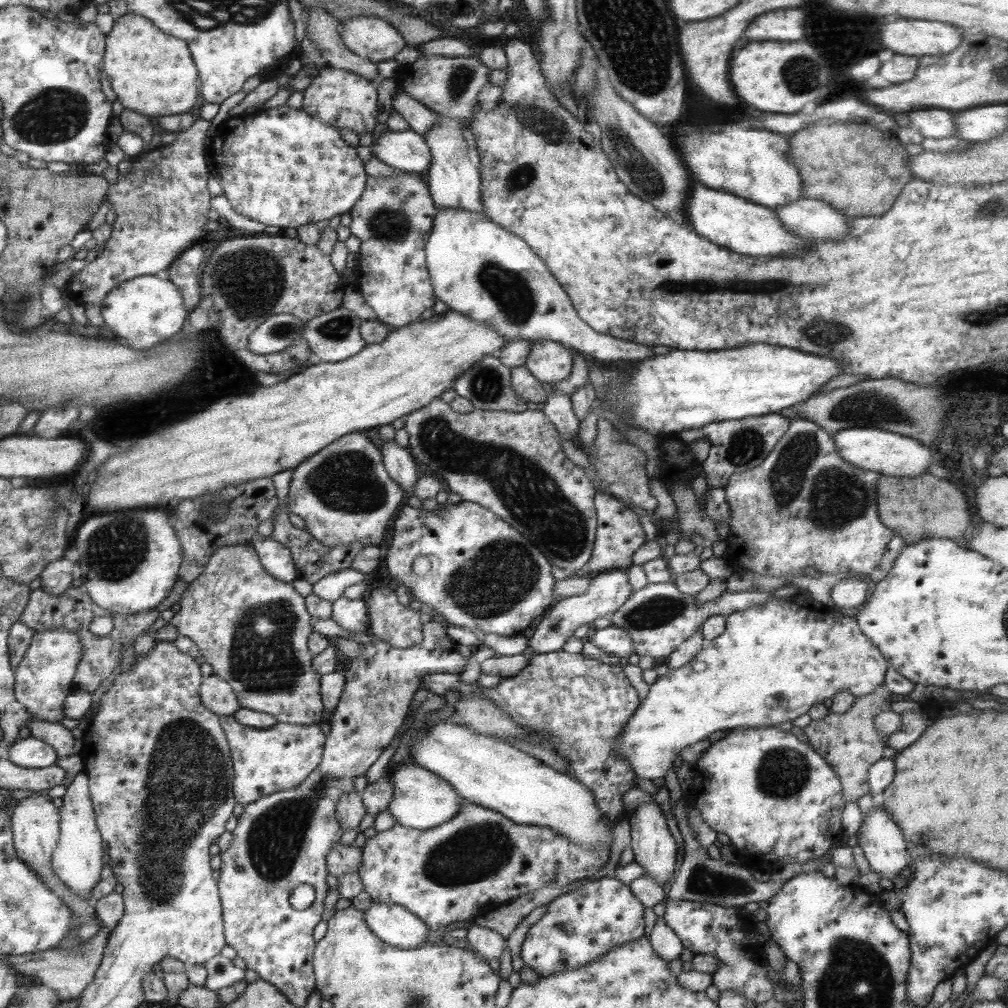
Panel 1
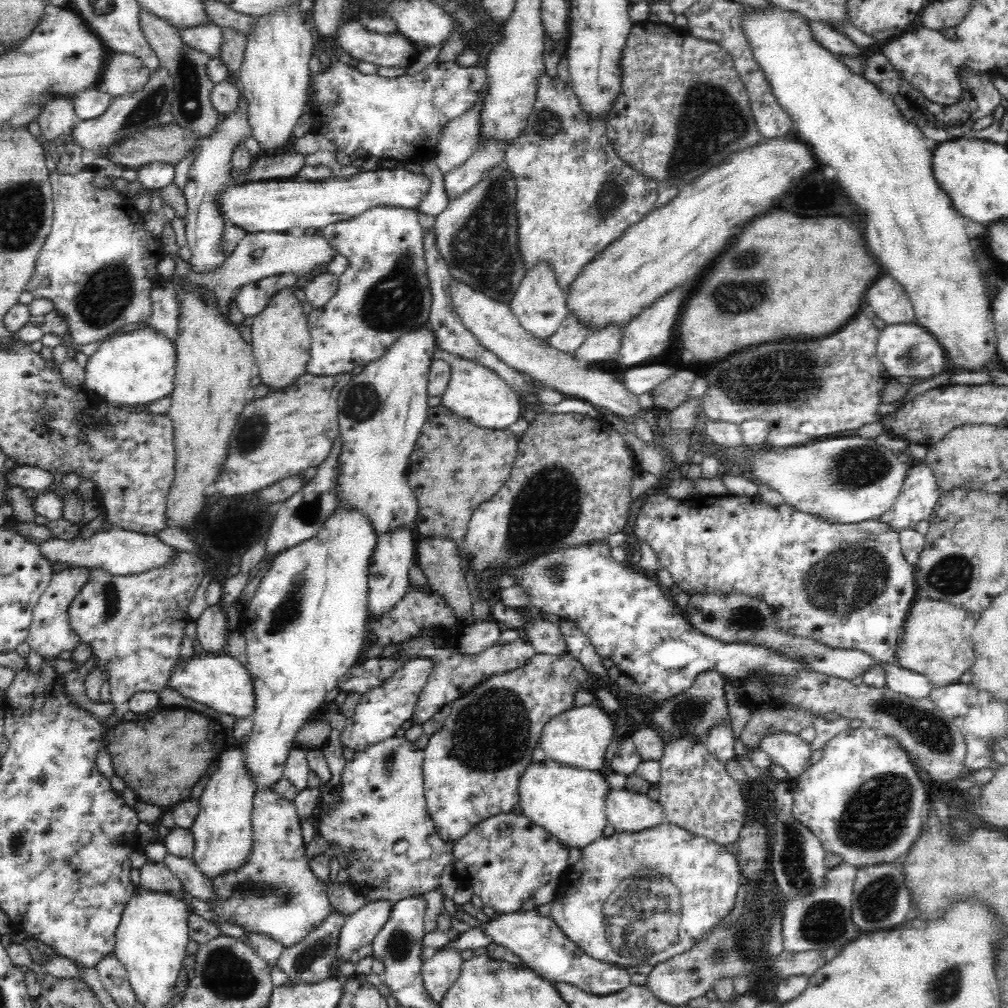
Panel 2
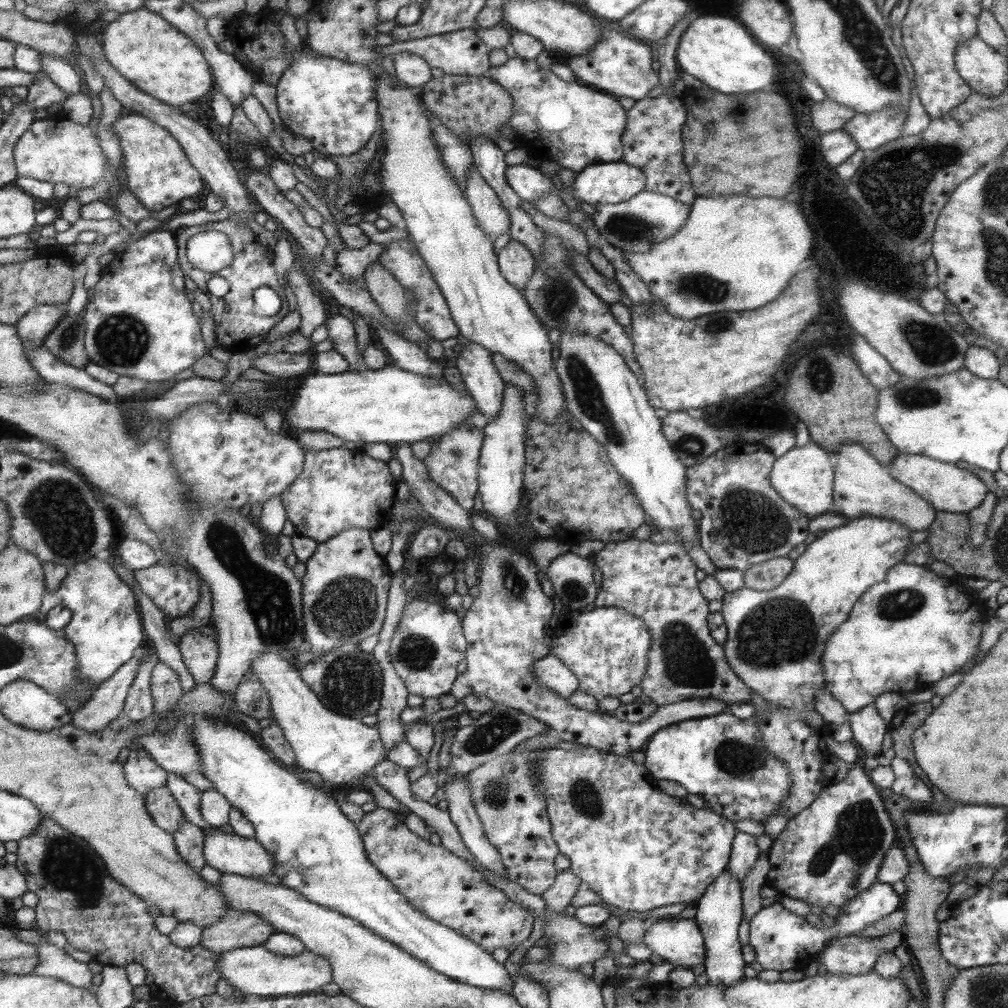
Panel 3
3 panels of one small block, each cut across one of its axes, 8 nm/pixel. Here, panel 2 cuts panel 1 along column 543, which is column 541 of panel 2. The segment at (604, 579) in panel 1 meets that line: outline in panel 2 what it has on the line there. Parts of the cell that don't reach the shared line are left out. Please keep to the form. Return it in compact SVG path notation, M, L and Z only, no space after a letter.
M516 608L524 617L525 623L520 630L521 637L530 643L538 654L562 656L568 649L559 624L550 619L538 618L531 608Z

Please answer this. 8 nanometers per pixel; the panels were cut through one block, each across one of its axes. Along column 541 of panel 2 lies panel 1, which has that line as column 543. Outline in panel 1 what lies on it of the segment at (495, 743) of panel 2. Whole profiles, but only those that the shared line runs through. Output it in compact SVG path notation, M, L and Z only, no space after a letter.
M562 649L546 654L535 654L531 657L530 664L526 669L522 669L516 676L502 679L496 687L486 688L478 682L464 683L460 681L461 673L434 673L424 676L420 682L420 688L426 687L428 692L444 696L446 692L458 692L458 694L484 694L504 710L504 714L510 714L515 722L528 730L542 730L544 737L549 737L555 744L555 748L563 753L563 758L568 764L567 774L577 782L590 788L595 795L596 804L607 816L608 823L620 823L628 818L625 811L622 795L635 788L635 771L627 760L619 758L615 754L617 741L620 738L624 726L631 720L632 714L637 712L640 700L636 690L630 686L628 678L624 676L620 664L604 664L600 660L591 658L583 652L570 653Z

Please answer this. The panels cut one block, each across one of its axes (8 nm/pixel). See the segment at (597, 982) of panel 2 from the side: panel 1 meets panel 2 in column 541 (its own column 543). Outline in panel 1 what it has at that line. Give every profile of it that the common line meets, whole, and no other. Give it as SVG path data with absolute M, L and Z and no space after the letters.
M601 874L594 881L556 897L545 915L533 924L521 946L521 958L542 977L576 970L604 956L618 945L639 940L644 934L644 906L626 884L613 875Z

